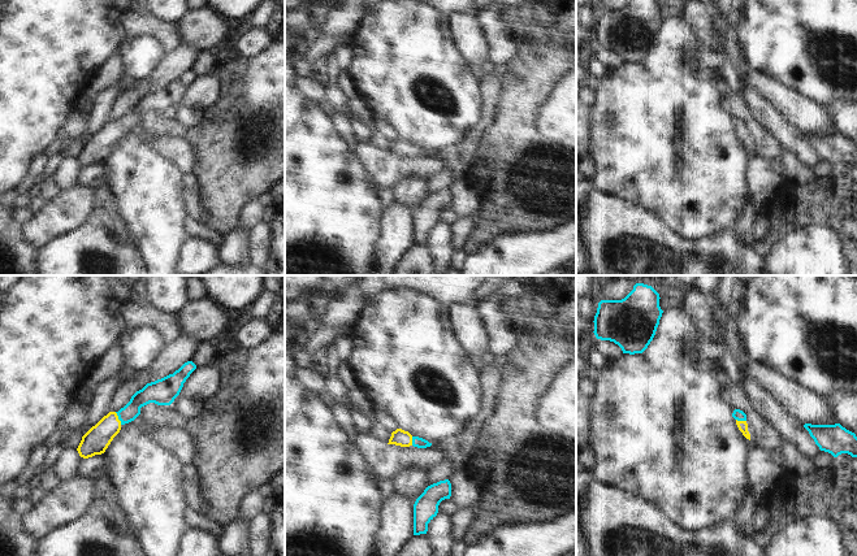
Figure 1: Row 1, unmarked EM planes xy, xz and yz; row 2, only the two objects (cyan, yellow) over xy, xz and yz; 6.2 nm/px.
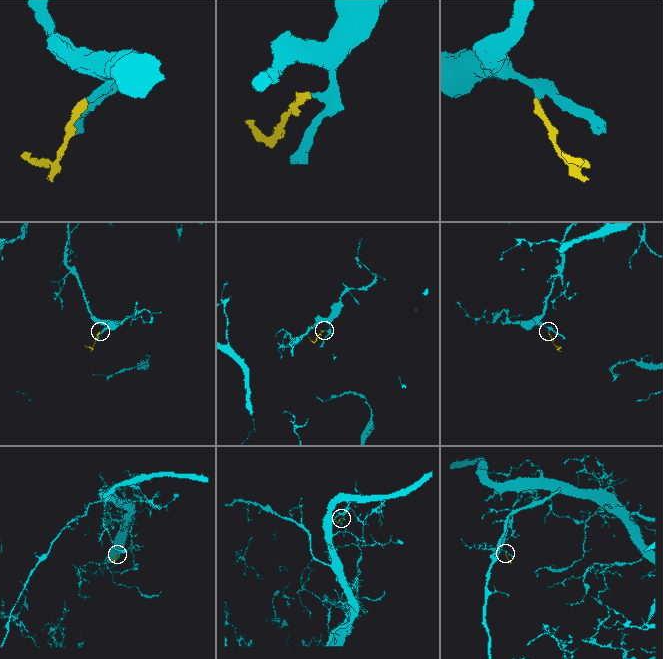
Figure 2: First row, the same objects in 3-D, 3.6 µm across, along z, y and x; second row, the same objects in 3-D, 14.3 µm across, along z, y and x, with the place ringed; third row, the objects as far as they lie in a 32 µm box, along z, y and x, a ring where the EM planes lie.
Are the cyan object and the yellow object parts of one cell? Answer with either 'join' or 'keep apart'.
join

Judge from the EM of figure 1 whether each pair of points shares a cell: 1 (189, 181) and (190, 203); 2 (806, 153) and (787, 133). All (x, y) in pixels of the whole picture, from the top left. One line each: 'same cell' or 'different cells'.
1: same cell
2: same cell

